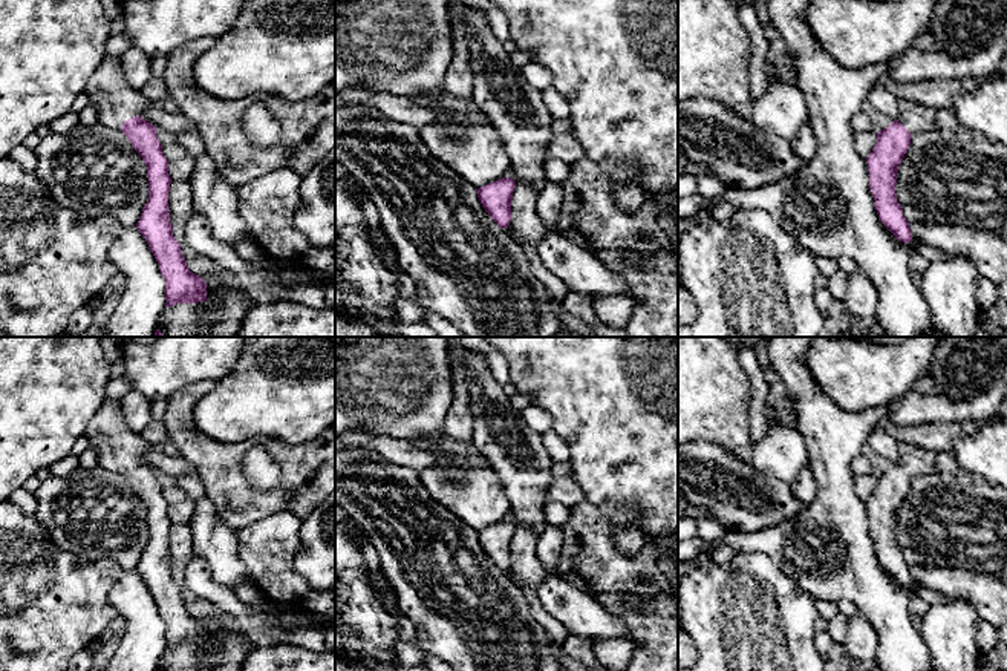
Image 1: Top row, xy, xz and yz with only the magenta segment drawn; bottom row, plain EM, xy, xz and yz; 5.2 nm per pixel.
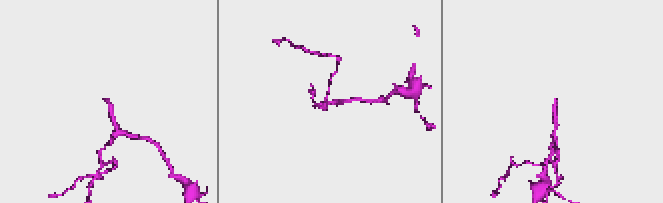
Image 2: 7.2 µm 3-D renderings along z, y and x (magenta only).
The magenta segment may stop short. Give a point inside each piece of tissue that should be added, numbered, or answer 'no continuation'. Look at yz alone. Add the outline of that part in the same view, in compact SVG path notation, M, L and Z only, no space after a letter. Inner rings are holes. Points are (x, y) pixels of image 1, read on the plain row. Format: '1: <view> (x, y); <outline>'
1: yz (914, 460); M898 441L898 464L915 478L937 472L935 460L938 452L921 449L920 446Z

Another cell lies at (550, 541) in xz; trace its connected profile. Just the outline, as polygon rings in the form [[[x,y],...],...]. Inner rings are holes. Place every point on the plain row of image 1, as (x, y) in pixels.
[[[545,524],[536,541],[536,556],[545,573],[557,573],[557,562],[563,545],[563,529]]]

